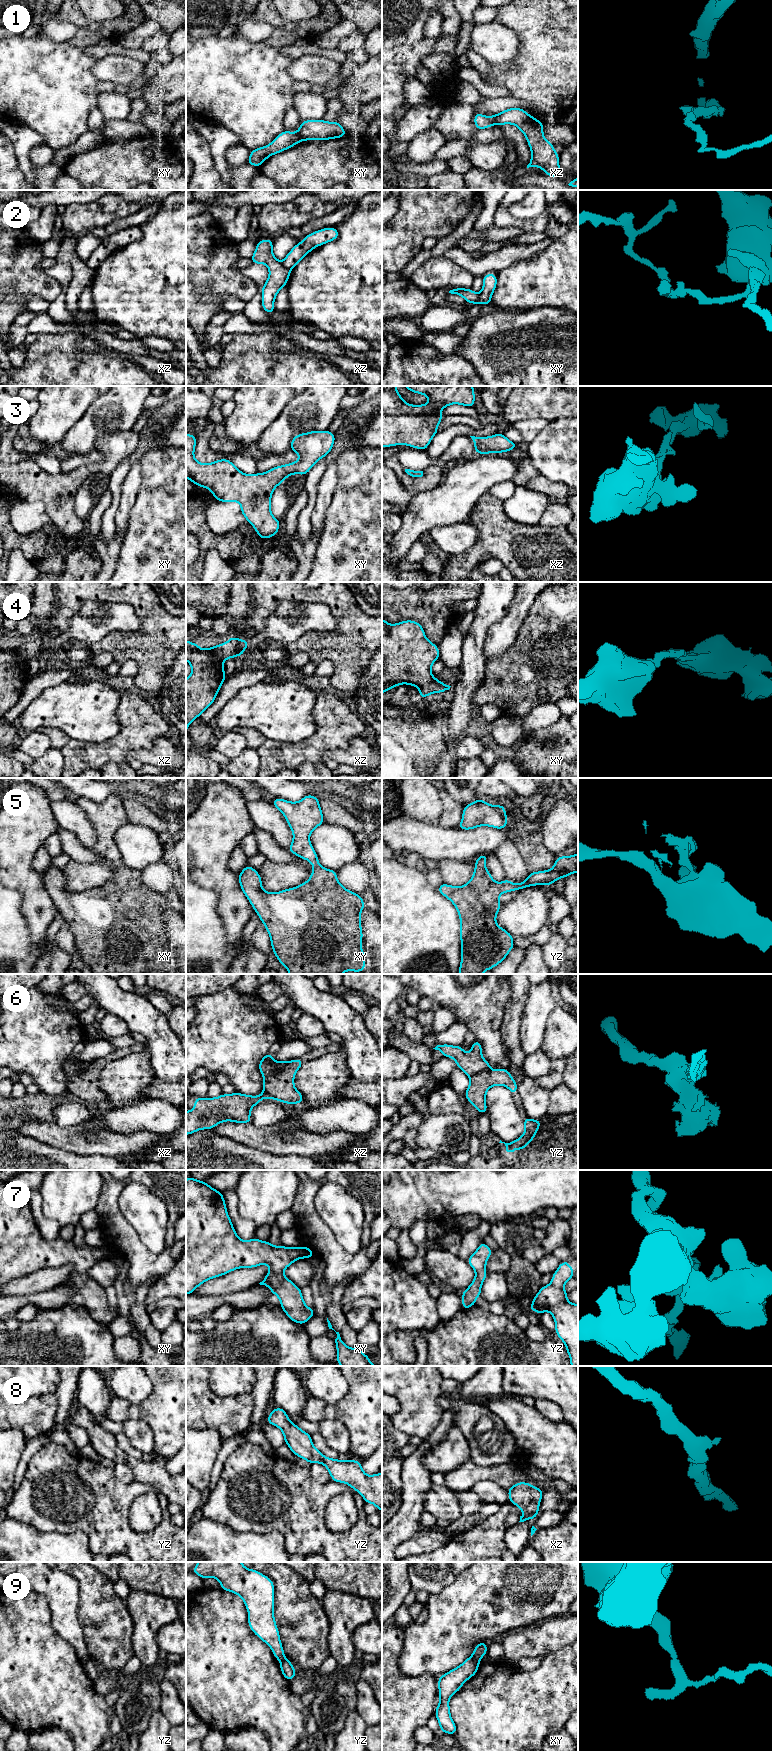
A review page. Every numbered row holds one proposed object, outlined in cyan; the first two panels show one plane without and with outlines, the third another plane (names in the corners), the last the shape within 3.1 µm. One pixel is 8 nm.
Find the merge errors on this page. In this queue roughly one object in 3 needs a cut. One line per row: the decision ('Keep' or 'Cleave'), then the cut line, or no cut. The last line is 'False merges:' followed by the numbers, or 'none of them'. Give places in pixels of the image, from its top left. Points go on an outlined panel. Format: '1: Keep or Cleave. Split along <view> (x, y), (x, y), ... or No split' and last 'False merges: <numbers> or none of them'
1: Cleave. Split along xz (492, 116), (495, 123)
2: Cleave. Split along xz (281, 262), (290, 270)
3: Keep. No split
4: Keep. No split
5: Cleave. Split along yz (476, 864), (484, 866)
6: Cleave. Split along yz (488, 1069), (474, 1073), (470, 1077)
7: Keep. No split
8: Keep. No split
9: Cleave. Split along xy (471, 1656), (478, 1661)
False merges: 1, 2, 5, 6, 9

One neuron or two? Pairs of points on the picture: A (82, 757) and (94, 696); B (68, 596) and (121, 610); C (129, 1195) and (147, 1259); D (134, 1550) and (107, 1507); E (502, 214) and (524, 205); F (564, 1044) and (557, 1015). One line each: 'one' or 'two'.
A: two
B: two
C: two
D: one
E: two
F: one

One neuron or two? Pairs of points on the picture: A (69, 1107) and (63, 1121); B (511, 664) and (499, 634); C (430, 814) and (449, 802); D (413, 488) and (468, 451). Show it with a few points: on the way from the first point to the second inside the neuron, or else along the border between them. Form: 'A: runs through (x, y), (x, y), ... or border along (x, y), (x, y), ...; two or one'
A: runs through (69, 1110), (65, 1118); one
B: border along (518, 631), (515, 641), (503, 653), (486, 660); two
C: border along (439, 790), (442, 814), (437, 823); two
D: border along (445, 468), (439, 465), (429, 465), (423, 471); two

